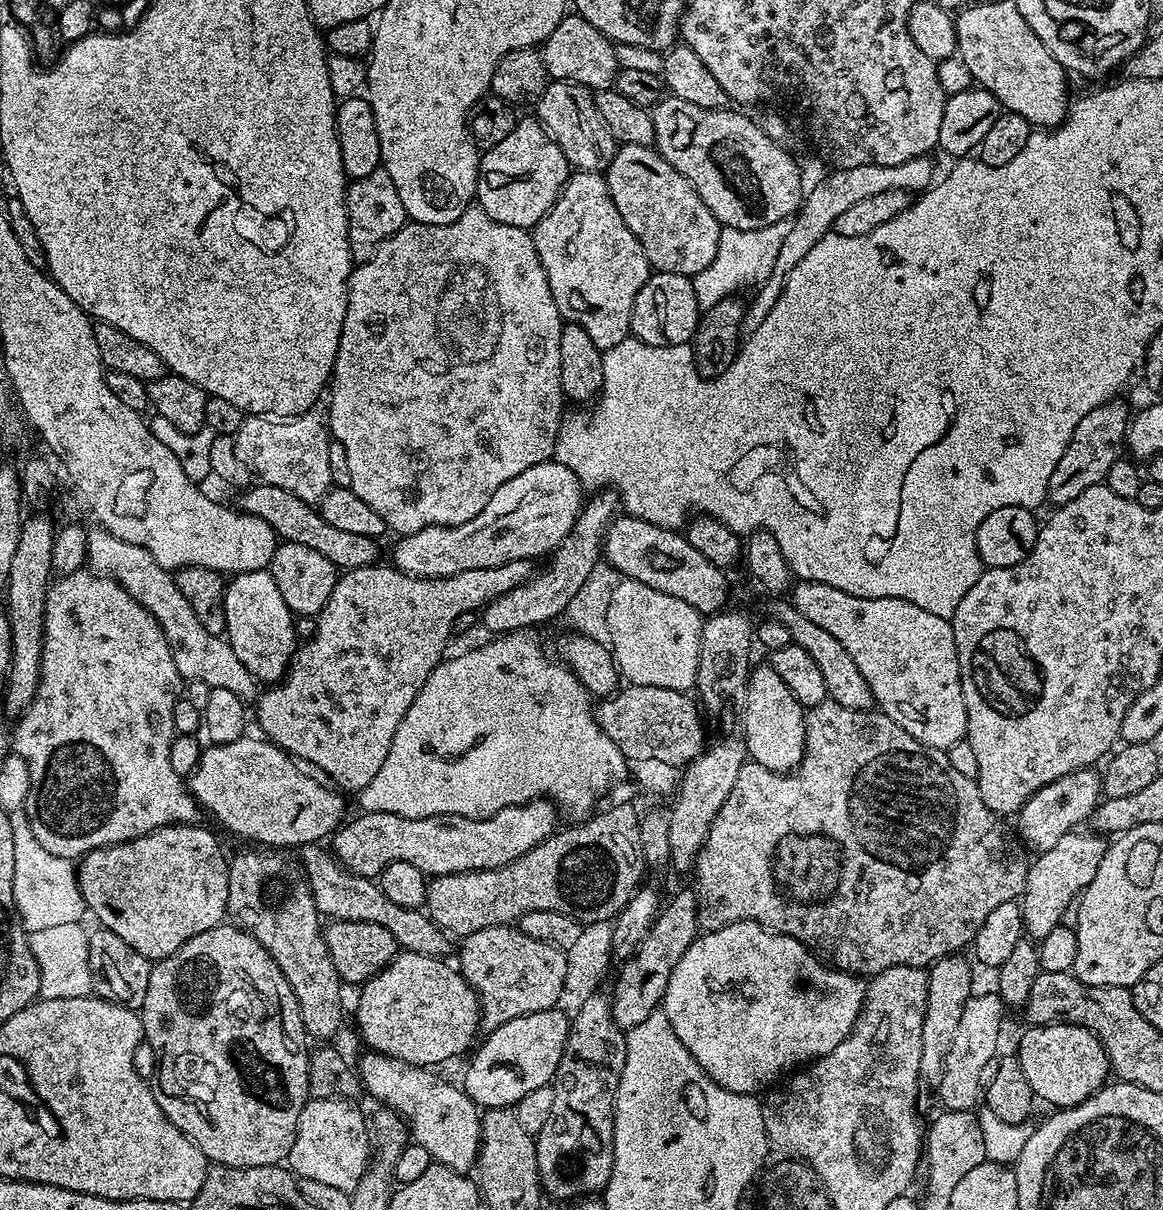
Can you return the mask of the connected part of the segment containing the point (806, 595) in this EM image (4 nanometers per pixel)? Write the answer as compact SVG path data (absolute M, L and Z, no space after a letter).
M797 583L791 589L790 599L799 612L810 618L810 622L818 622L822 630L842 642L846 654L854 658L854 666L858 666L862 678L866 678L875 707L902 726L906 734L926 746L941 750L967 737L968 715L966 698L962 694L958 650L954 646L954 630L945 617L930 614L930 610L922 610L922 606L914 606L914 602L902 598L858 598L829 584Z

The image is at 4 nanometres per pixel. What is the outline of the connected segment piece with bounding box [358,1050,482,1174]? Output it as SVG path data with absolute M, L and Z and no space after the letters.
M365 1051L365 1056L358 1063L358 1075L363 1091L368 1092L376 1100L384 1100L387 1107L393 1112L400 1113L410 1129L413 1141L422 1146L432 1155L433 1161L445 1164L455 1172L471 1173L477 1167L480 1154L480 1122L481 1109L464 1093L463 1087L447 1084L435 1076L435 1071L428 1068L415 1068L412 1064L403 1064L400 1060L392 1060L389 1056L383 1056L381 1052Z

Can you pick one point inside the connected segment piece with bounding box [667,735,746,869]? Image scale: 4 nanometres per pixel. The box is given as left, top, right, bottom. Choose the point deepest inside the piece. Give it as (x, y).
(704, 784)

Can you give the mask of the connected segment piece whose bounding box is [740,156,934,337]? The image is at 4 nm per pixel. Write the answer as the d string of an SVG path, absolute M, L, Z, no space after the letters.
M919 156L910 162L902 162L898 166L878 166L867 164L866 166L850 166L849 168L838 168L829 171L825 180L820 180L816 185L807 189L804 199L801 201L800 209L791 219L790 232L774 262L773 272L757 289L758 294L745 307L743 314L741 333L745 337L752 336L753 332L762 326L767 314L774 308L775 302L781 297L784 289L785 278L794 270L798 264L817 245L822 237L835 227L836 220L848 207L862 202L862 198L871 198L873 194L882 194L885 190L906 190L909 194L920 194L933 183L932 164L928 156Z

